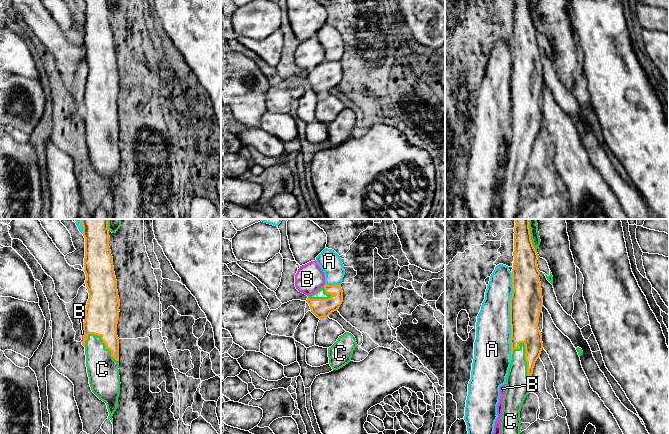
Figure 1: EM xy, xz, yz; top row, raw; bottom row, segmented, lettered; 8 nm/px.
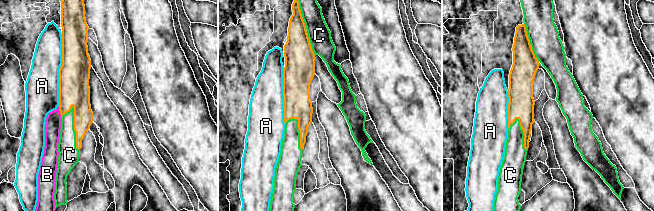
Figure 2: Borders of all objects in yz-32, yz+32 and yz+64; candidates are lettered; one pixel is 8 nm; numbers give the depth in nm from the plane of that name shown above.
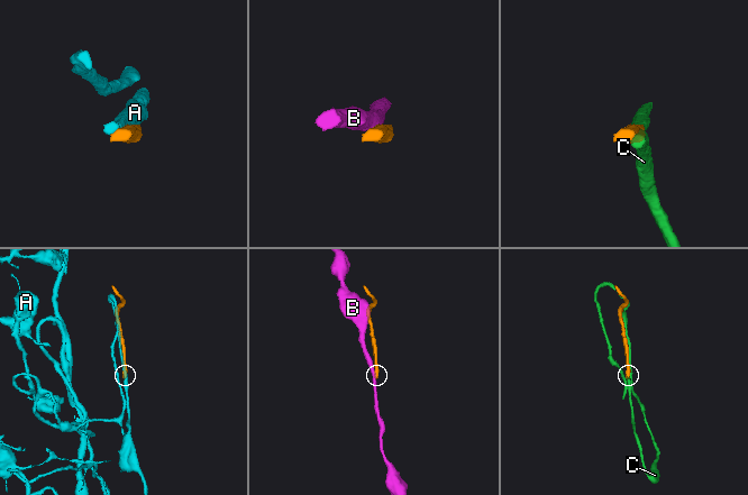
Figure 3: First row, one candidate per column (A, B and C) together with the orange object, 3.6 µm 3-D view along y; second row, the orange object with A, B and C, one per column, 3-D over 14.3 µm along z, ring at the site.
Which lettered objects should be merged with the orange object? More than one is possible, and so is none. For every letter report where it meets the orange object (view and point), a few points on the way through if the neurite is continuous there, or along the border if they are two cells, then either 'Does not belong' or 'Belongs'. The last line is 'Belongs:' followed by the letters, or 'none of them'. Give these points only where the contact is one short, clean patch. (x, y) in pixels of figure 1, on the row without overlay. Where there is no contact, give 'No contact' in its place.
A: Touches orange at yz (510, 92). Does not belong
B: Touches orange at xz (324, 61). Boundary: xz (325, 60), (322, 62). Does not belong
C: Touches orange at yz (525, 135). Belongs
Belongs: C

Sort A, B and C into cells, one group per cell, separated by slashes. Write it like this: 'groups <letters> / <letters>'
groups A / B / C

